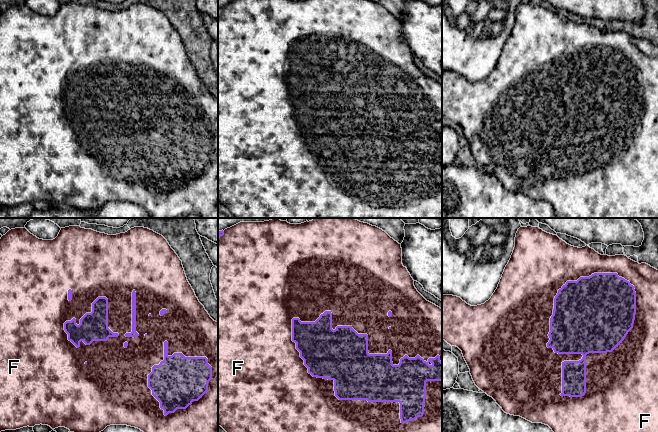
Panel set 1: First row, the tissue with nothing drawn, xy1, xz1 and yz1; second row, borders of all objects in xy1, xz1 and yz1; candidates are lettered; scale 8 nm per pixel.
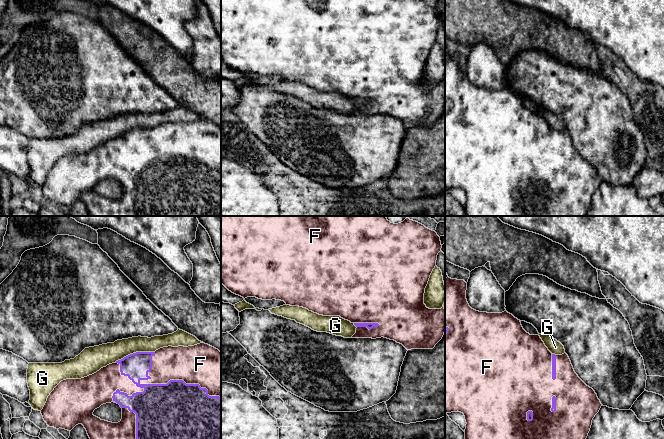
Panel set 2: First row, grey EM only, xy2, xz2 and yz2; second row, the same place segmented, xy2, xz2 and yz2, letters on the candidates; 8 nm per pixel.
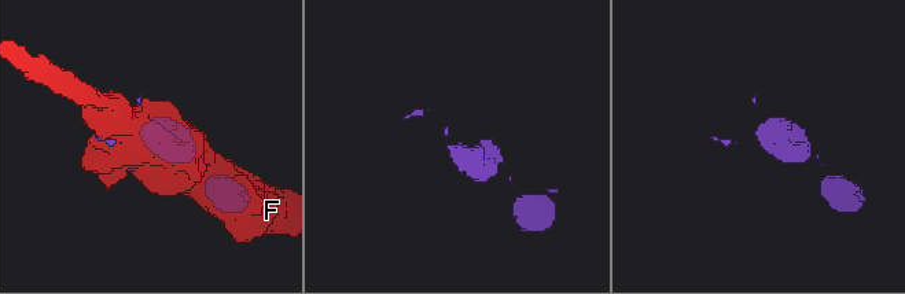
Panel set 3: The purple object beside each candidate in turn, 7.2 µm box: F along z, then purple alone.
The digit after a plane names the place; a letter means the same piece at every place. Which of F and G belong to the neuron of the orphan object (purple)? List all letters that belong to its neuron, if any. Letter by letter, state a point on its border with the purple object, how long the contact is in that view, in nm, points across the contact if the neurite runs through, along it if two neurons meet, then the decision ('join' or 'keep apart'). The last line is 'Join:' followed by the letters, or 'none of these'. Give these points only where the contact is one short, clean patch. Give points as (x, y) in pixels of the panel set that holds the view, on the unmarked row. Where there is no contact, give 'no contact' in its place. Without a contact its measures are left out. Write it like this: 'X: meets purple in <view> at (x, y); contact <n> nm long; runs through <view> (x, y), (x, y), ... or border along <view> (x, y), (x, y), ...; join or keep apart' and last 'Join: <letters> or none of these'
F: meets purple in xz1 at (341, 175); contact 1300 nm long; join
G: meets purple in xy2 at (134, 129); contact 340 nm long; border along xy2 (154, 127), (136, 127), (115, 137); keep apart
Join: F

